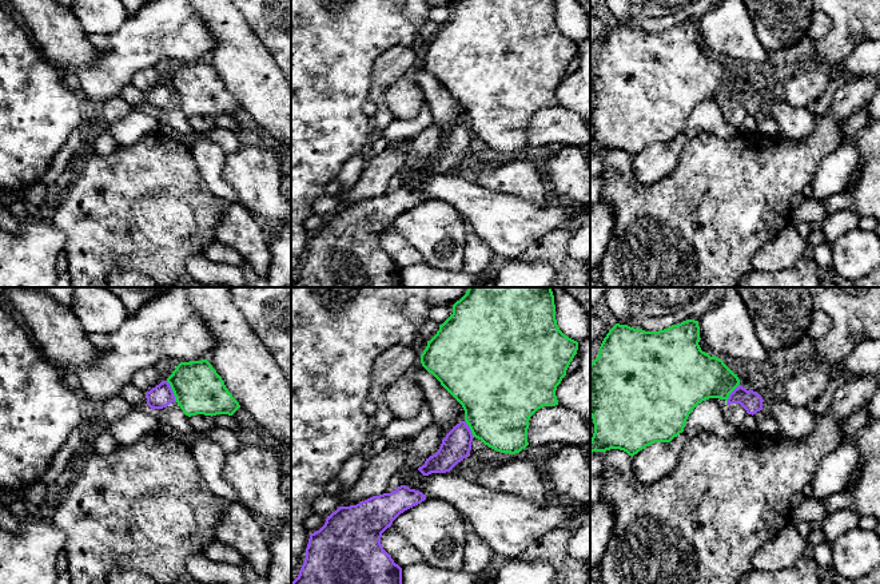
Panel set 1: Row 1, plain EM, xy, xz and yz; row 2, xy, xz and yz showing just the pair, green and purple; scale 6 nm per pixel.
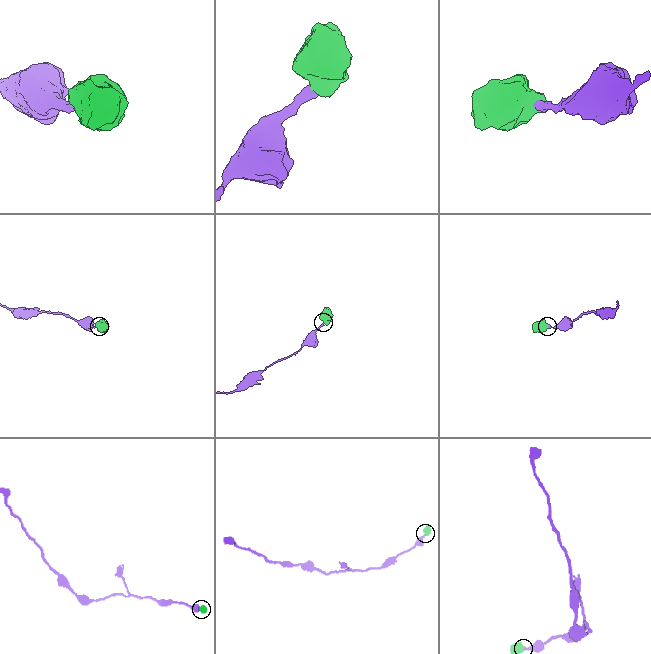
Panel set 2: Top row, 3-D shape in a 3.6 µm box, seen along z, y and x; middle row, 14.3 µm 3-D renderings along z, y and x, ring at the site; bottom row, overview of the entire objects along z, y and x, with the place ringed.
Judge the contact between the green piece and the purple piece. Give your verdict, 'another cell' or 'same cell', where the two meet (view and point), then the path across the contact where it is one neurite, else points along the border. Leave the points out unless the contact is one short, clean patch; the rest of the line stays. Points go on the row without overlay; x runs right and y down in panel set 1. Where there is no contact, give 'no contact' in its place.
same cell; meets green in xy at (172, 91); runs through xy (198, 90), (172, 91), (160, 96)

